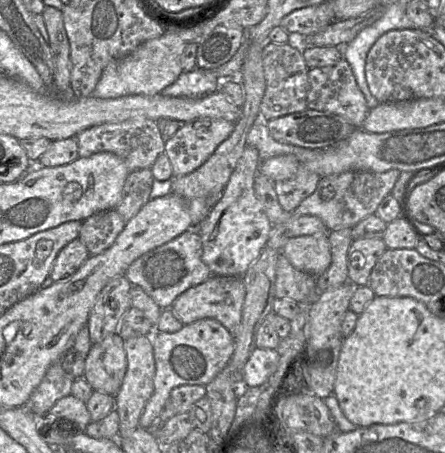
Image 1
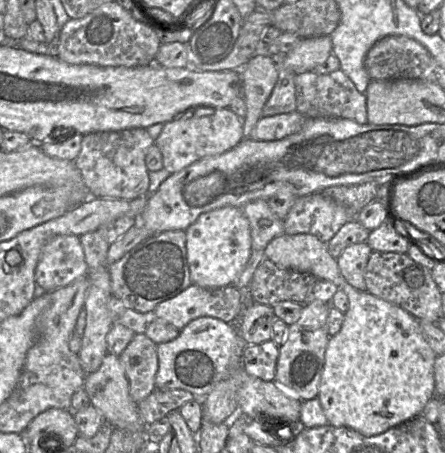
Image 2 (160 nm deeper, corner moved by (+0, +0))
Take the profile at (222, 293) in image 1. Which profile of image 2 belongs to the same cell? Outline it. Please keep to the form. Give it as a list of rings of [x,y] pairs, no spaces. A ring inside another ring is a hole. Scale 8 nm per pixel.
[[[191,284],[178,295],[159,303],[154,309],[151,317],[163,320],[177,330],[182,330],[190,321],[209,316],[218,318],[226,323],[234,324],[243,312],[243,290],[235,285],[220,288],[203,288],[196,284]]]

